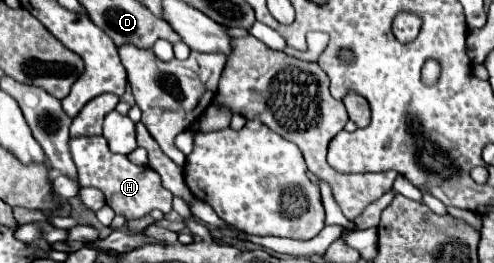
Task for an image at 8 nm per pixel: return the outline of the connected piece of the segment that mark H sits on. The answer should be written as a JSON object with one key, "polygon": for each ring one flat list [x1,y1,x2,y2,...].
{"polygon":[[77,137,71,139,71,155,79,171,81,187,95,187,103,191,107,205,115,211,115,215,123,215,129,219,139,219,149,215,153,209,169,213,173,207,173,195,161,185,161,177,151,167,133,165,125,155,113,155,107,149,107,141,103,137]]}

